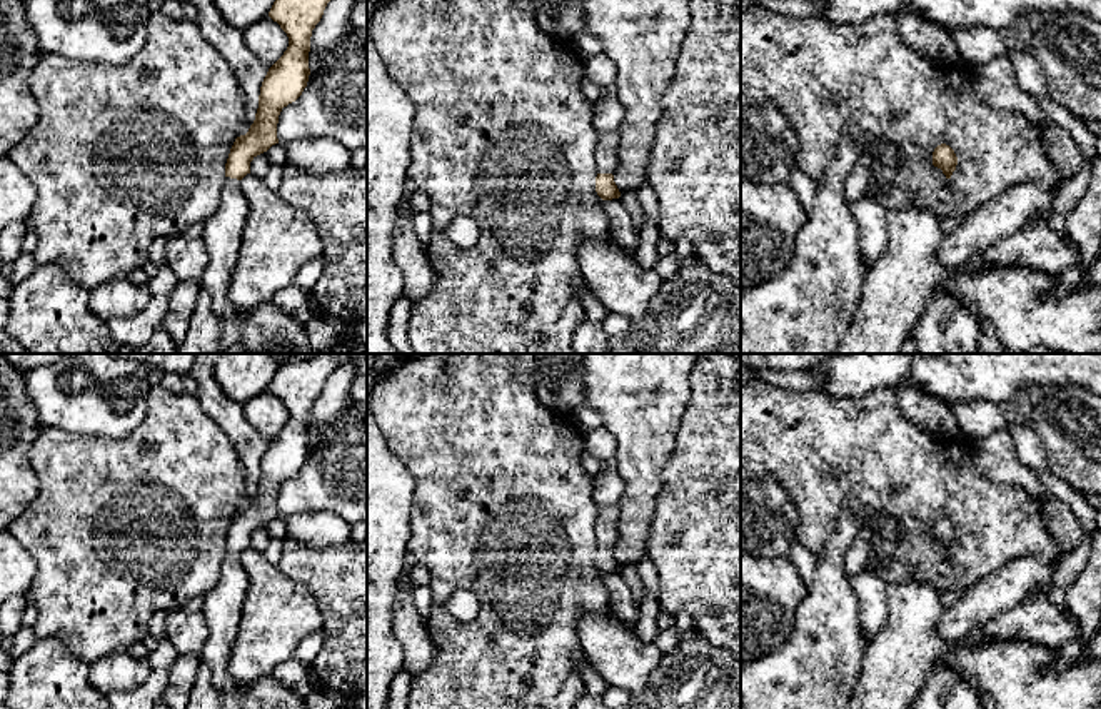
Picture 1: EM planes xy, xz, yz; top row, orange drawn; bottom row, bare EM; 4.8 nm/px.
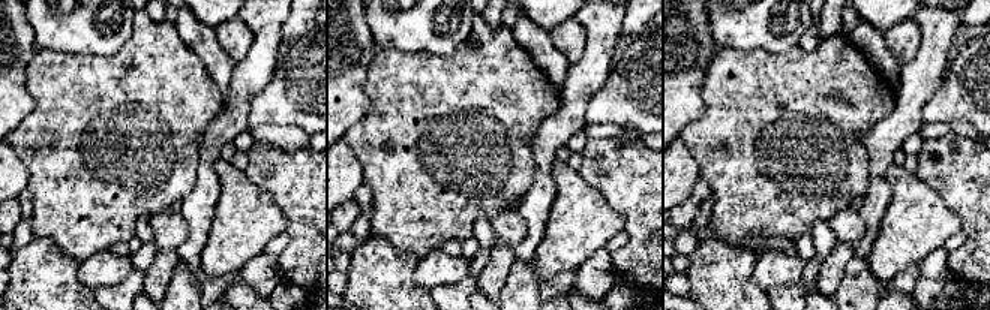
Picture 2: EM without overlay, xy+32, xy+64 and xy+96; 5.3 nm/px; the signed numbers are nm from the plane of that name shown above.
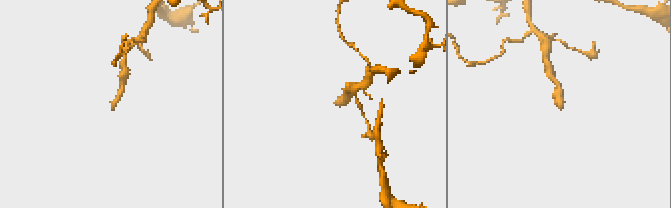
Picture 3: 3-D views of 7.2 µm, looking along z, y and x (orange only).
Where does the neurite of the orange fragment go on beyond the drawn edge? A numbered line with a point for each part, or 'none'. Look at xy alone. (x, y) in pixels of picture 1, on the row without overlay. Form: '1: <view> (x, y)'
1: xy (222, 608)

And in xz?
1: xz (606, 524)

